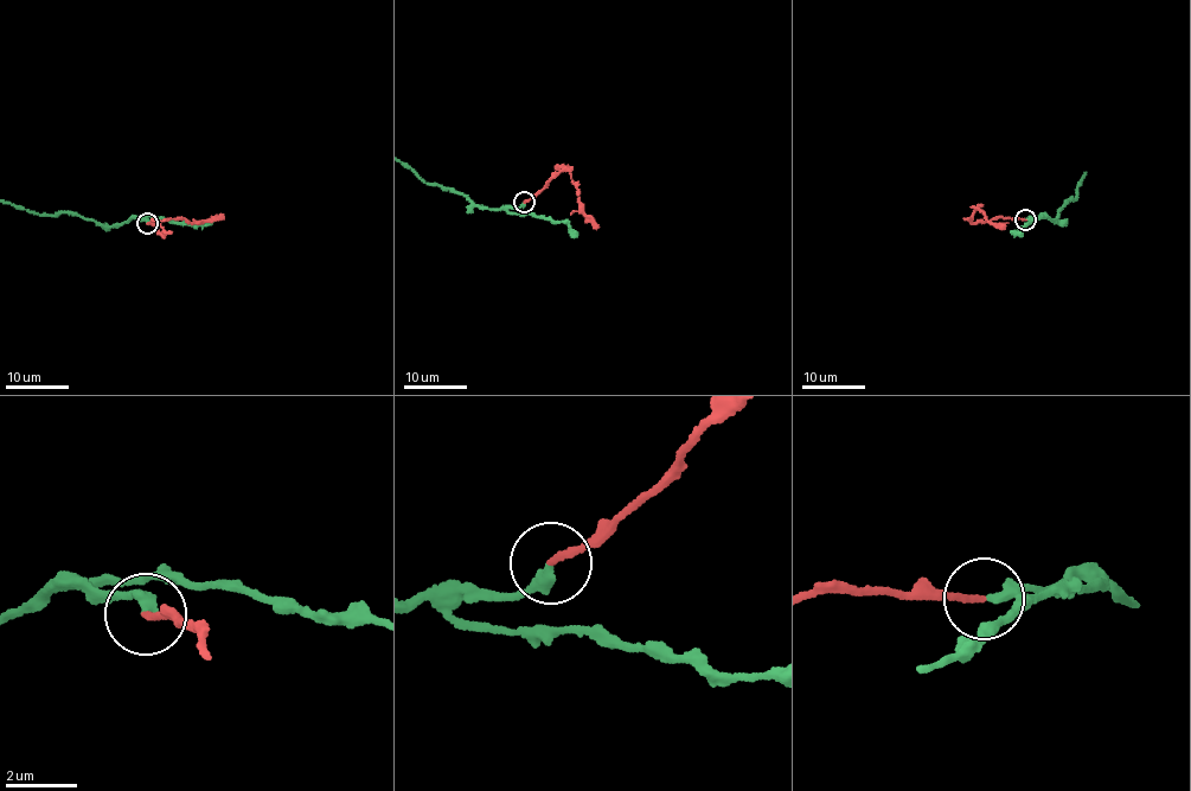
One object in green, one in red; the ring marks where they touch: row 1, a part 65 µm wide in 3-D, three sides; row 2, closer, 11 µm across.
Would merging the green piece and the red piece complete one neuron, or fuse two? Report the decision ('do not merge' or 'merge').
merge

